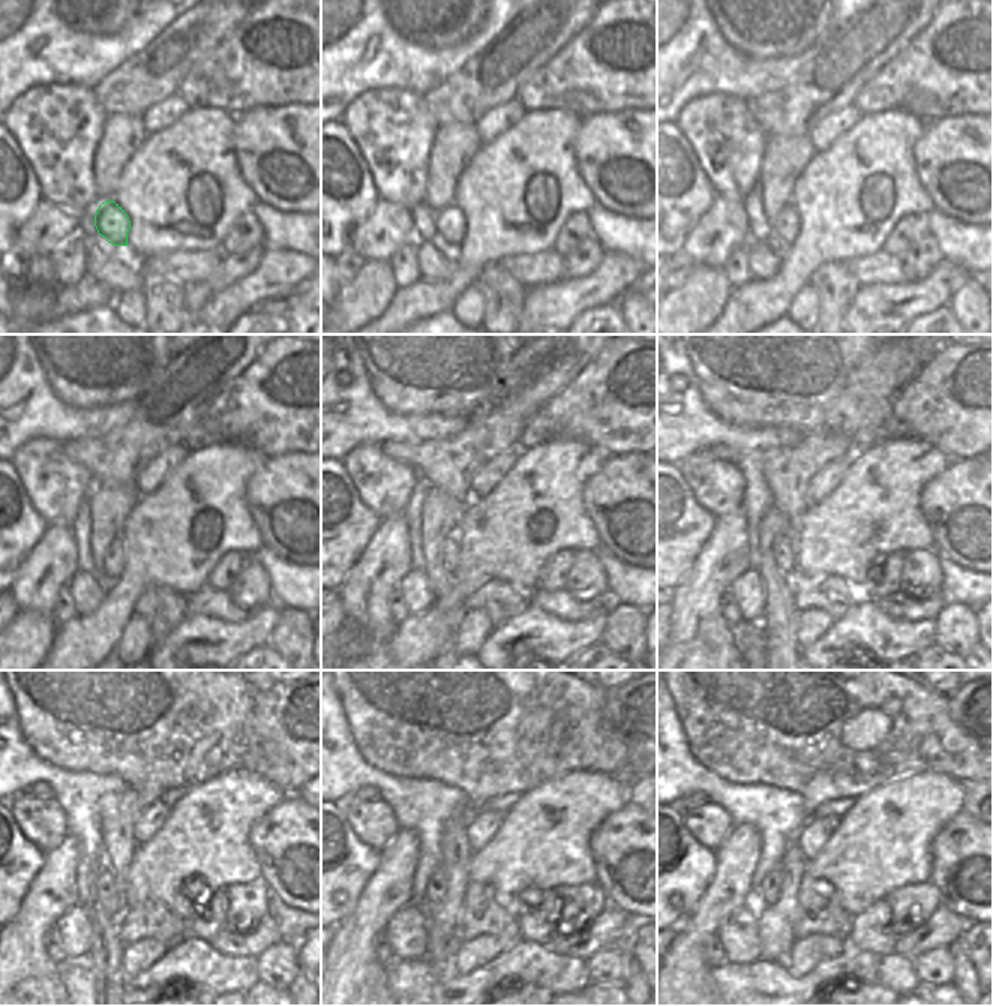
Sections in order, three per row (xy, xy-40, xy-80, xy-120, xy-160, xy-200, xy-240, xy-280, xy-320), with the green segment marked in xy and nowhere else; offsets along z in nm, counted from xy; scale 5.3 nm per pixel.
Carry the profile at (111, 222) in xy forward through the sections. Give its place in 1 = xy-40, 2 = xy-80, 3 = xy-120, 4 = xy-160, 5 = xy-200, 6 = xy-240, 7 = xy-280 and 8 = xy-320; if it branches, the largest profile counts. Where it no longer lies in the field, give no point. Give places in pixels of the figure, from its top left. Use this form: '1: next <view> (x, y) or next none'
1: next xy-40 (450, 224)
2: next xy-80 (786, 225)
3: next xy-120 (114, 558)
4: next xy-160 (449, 553)
5: next xy-200 (783, 546)
6: next xy-240 (108, 898)
7: next xy-280 (438, 882)
8: next xy-320 (767, 894)

